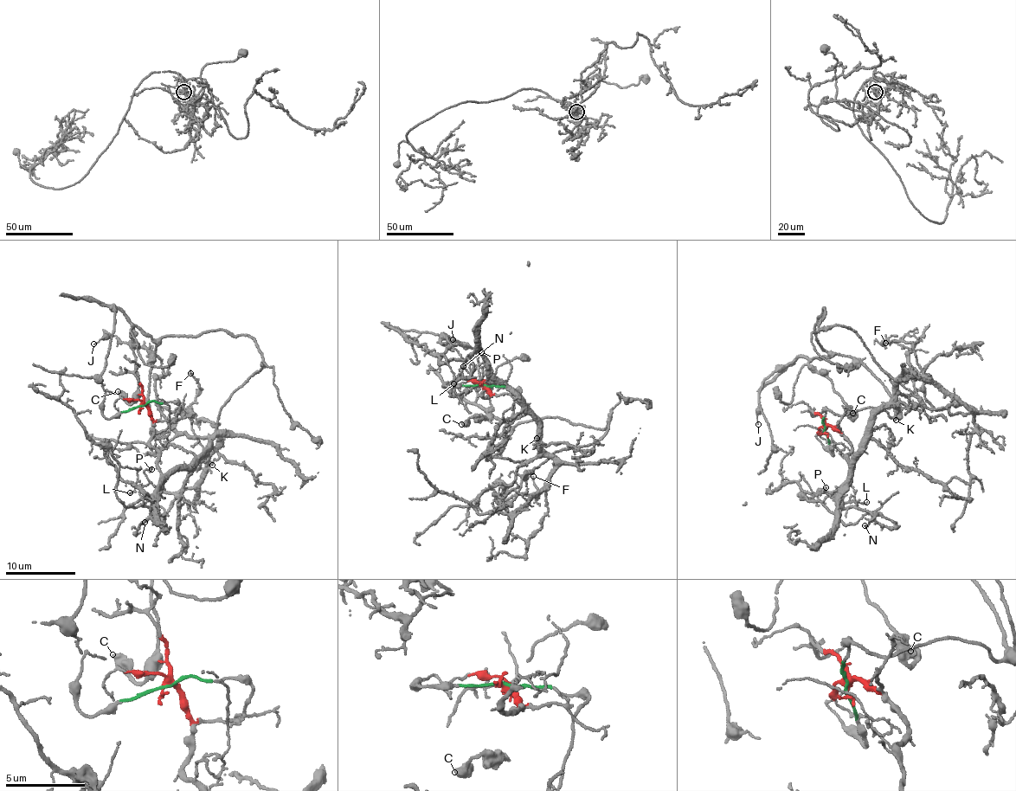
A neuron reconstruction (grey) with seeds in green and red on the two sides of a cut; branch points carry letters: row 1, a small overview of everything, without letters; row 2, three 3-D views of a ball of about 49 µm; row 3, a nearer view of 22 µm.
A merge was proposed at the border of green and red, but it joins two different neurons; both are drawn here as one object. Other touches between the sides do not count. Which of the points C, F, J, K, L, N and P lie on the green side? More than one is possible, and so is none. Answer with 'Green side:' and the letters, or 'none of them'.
Green side: C, J

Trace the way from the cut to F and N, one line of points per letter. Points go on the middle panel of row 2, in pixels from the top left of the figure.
F: (485, 386), (485, 397), (485, 379), (498, 377), (536, 424), (540, 448), (499, 496), (536, 494), (532, 475)
N: (485, 386), (490, 395), (485, 397), (480, 355), (468, 358), (471, 376), (465, 377), (463, 366)

